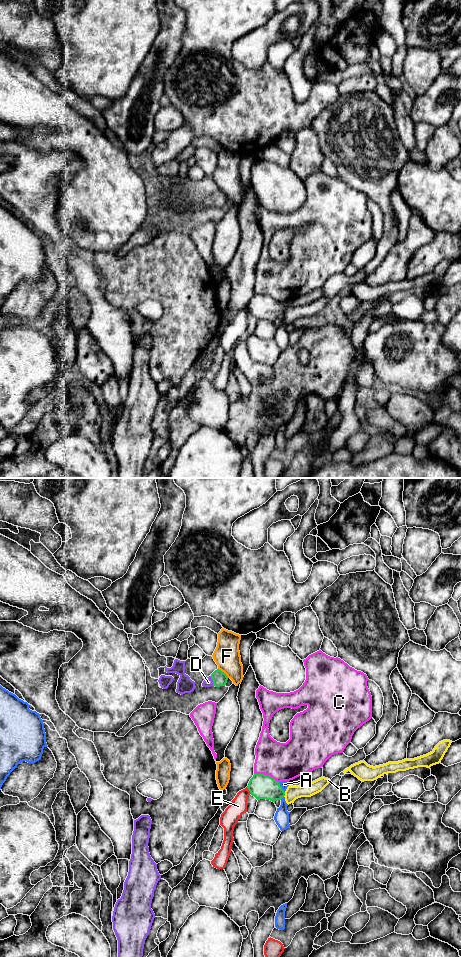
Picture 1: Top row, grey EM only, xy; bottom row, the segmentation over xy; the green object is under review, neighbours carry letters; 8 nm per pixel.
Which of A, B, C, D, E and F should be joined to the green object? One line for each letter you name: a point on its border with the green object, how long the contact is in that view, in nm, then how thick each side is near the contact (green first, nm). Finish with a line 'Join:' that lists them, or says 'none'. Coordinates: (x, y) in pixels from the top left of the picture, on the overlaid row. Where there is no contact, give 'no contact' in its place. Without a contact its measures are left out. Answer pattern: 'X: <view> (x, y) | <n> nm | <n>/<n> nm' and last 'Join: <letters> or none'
D: xy (213, 681) | 80 nm | 120/80 nm
Join: D

